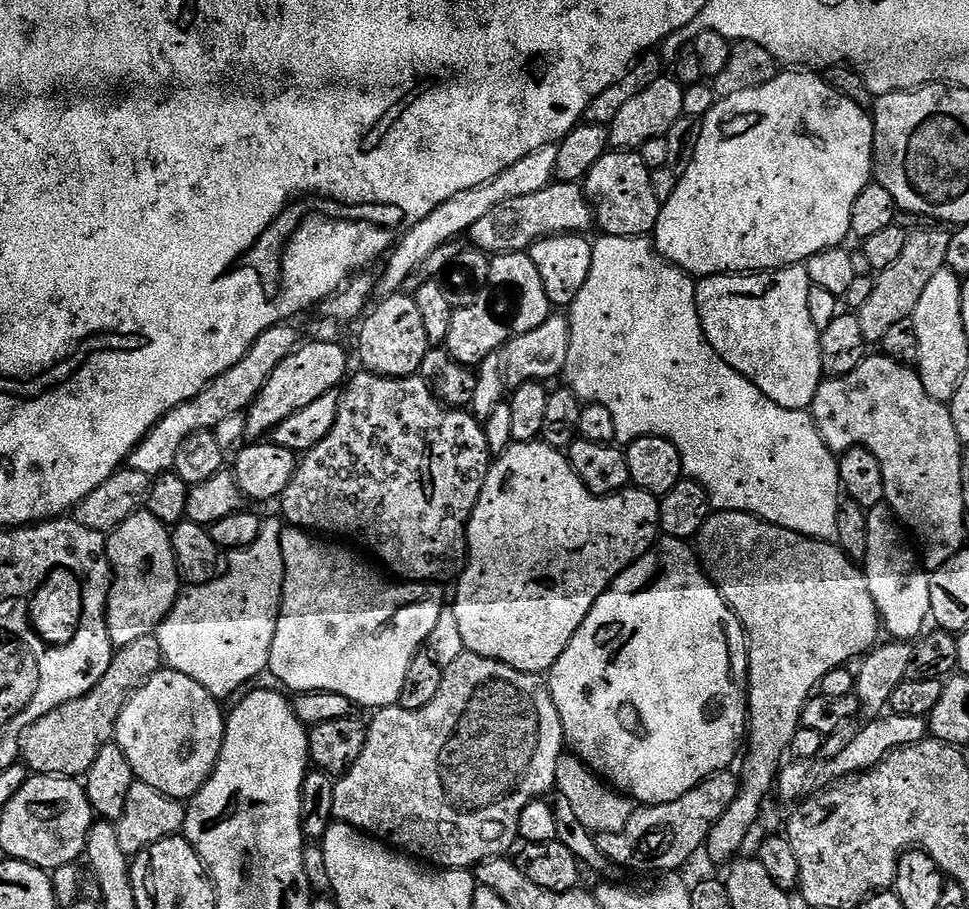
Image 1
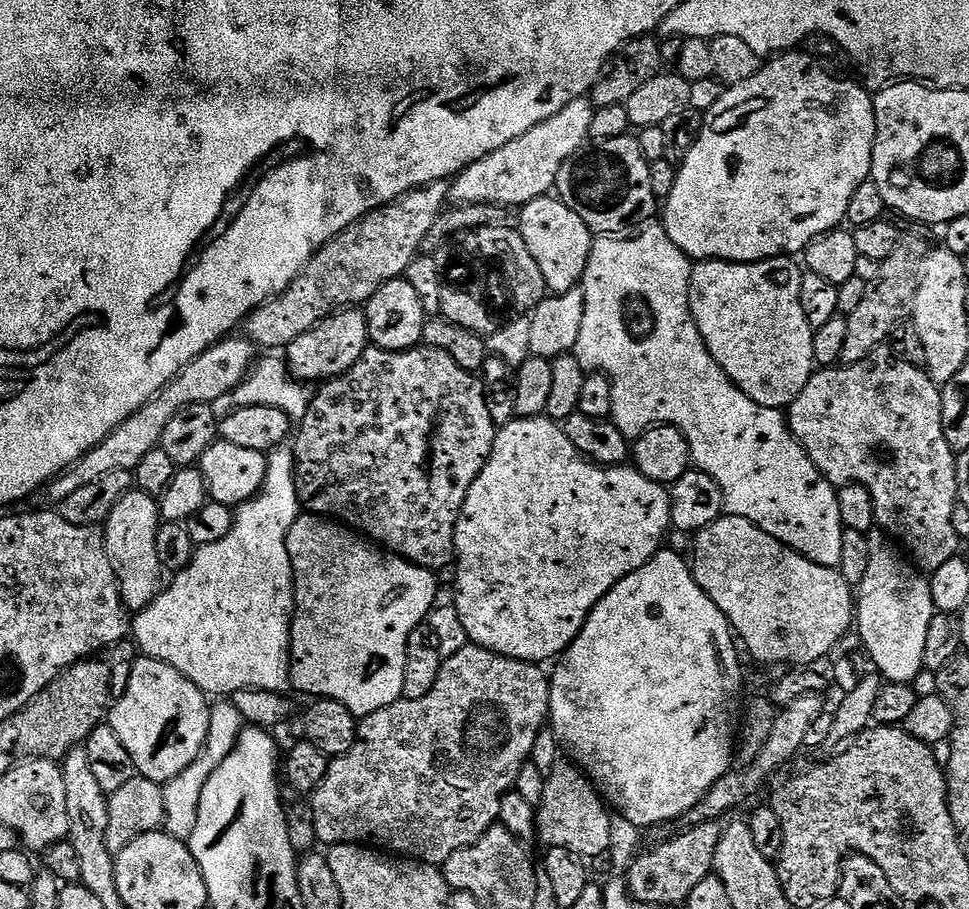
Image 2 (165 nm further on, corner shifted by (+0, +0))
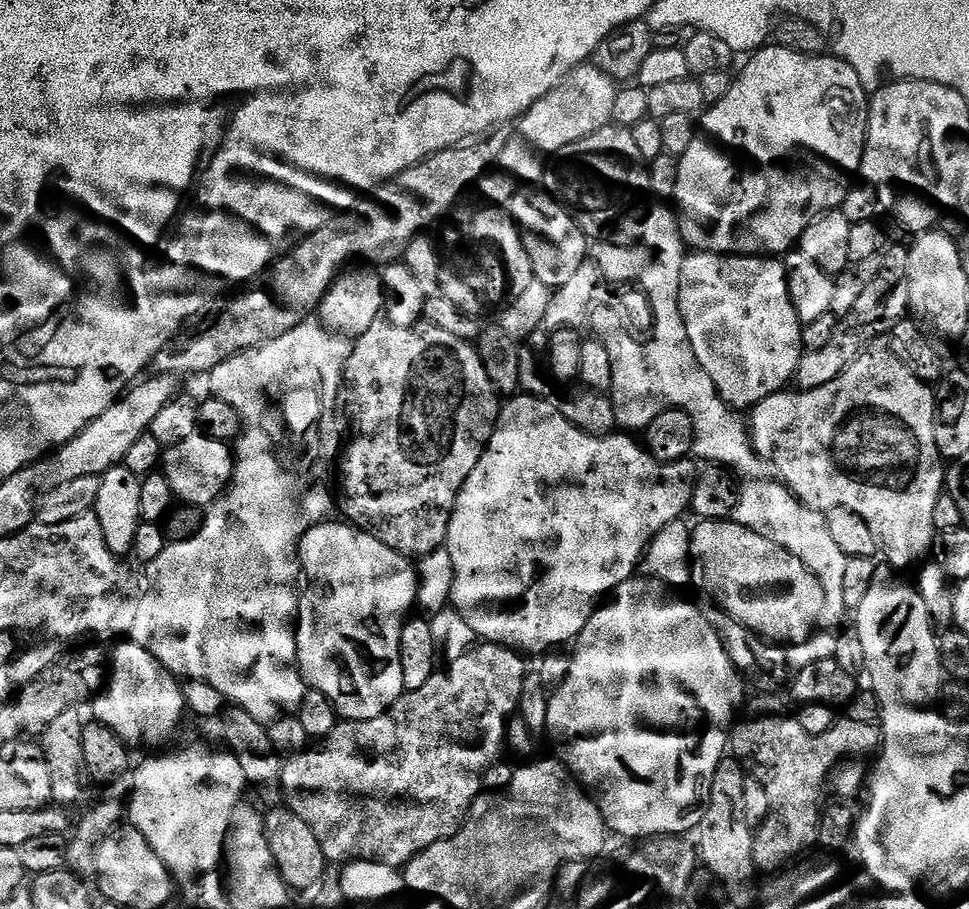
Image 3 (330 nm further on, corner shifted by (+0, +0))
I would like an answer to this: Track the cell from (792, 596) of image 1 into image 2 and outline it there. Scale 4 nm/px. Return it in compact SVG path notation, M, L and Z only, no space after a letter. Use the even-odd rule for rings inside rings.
M725 514L695 533L690 563L698 586L702 586L714 606L722 610L739 643L743 647L745 644L760 664L815 665L815 660L824 660L853 627L854 588L846 583L840 571L806 558L746 518Z

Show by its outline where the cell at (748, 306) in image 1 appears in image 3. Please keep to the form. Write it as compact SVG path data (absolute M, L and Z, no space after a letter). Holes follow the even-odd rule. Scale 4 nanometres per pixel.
M697 252L685 255L682 266L682 278L680 279L680 309L682 310L682 322L686 326L686 334L702 370L710 374L710 382L718 390L718 394L733 410L751 410L757 404L761 404L766 398L770 398L776 392L785 391L793 383L798 362L804 357L804 330L798 314L794 310L792 291L788 289L788 275L783 263L779 259L766 256L730 256L718 252Z

